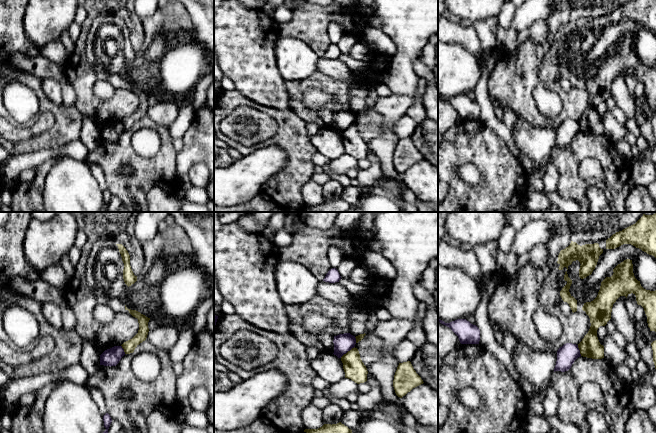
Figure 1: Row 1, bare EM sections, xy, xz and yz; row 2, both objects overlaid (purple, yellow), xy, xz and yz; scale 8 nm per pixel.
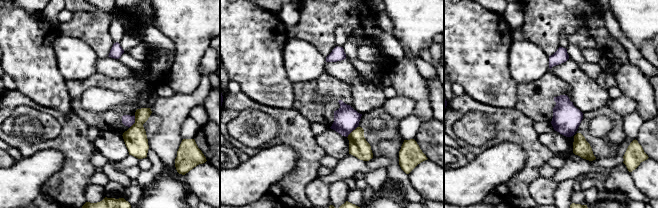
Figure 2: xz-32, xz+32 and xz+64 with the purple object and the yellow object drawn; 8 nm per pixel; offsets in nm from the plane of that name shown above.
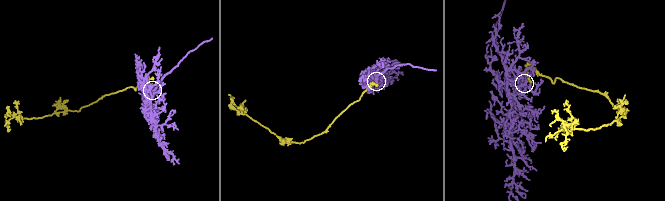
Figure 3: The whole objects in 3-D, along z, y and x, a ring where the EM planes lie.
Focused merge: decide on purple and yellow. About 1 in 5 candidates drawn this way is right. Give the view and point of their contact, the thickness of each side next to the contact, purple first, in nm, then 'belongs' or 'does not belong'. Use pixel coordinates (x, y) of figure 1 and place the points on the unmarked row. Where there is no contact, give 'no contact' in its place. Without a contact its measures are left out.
contact xz (347, 127); calibres 150 and 170 nm; does not belong

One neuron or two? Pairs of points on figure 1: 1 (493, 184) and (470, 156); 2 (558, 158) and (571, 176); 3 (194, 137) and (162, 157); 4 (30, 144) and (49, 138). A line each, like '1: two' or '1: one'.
1: one
2: one
3: two
4: one

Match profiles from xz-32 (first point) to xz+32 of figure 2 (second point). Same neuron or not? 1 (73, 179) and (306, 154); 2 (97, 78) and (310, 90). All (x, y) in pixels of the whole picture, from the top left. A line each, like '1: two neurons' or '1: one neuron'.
1: one neuron
2: one neuron

